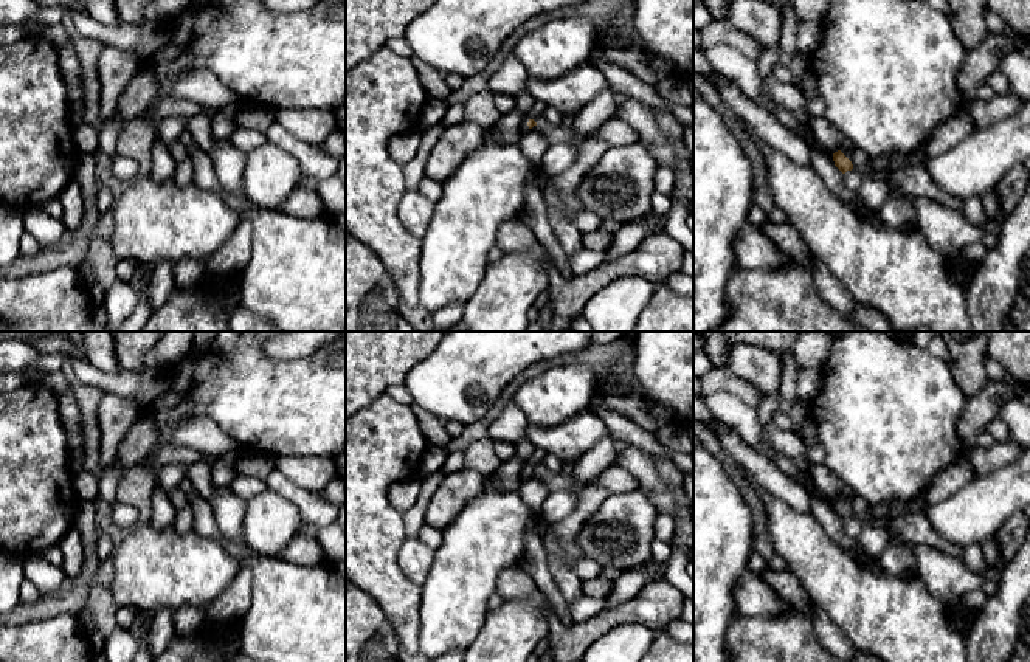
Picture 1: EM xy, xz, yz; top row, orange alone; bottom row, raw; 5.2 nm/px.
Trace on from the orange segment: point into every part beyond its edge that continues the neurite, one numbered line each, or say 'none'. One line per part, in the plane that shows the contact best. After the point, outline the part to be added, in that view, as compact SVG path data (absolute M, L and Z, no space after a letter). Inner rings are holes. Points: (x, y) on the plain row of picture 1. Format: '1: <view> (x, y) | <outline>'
1: xz (539, 455) | M537 447L534 448L534 453L532 453L531 459L524 464L524 468L523 468L523 471L521 471L521 482L529 478L527 470L529 470L531 467L534 467L535 470L538 470L538 468L541 467L541 462L543 462L543 459L544 459L546 456L548 456L548 453L546 453L544 450L537 448Z

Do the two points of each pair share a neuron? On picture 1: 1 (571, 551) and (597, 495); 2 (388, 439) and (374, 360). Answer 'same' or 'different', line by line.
1: same
2: different

